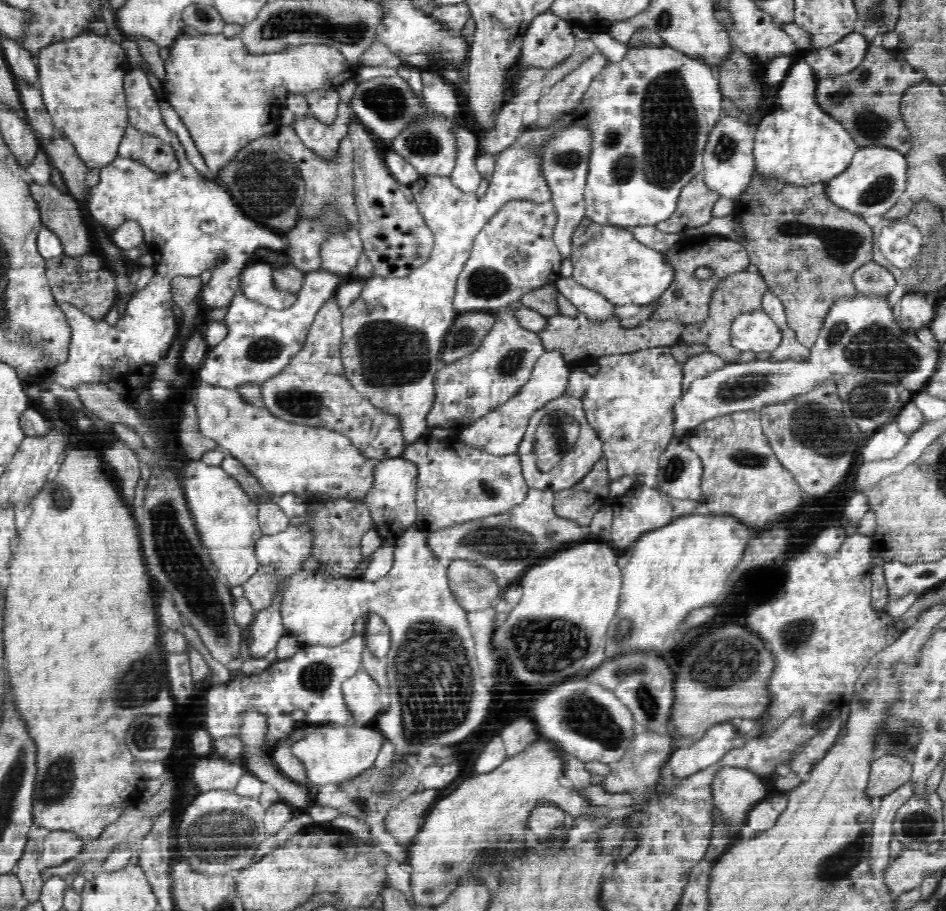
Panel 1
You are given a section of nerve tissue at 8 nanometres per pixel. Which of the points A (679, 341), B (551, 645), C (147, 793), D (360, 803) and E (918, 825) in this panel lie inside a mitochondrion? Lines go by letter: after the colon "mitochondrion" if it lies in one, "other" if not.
A: other
B: mitochondrion
C: other
D: mitochondrion
E: mitochondrion

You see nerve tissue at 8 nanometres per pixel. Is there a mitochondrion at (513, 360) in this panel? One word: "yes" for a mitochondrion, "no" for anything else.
yes

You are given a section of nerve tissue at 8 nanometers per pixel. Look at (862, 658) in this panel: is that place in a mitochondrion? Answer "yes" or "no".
no

